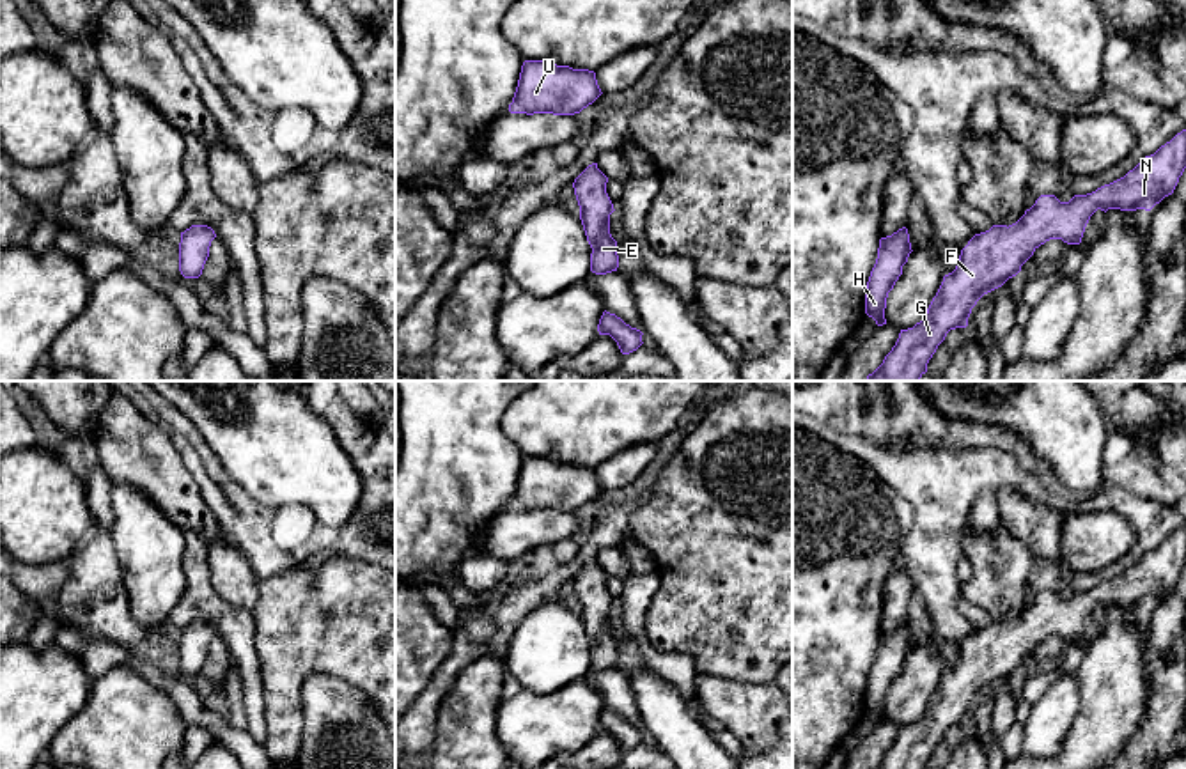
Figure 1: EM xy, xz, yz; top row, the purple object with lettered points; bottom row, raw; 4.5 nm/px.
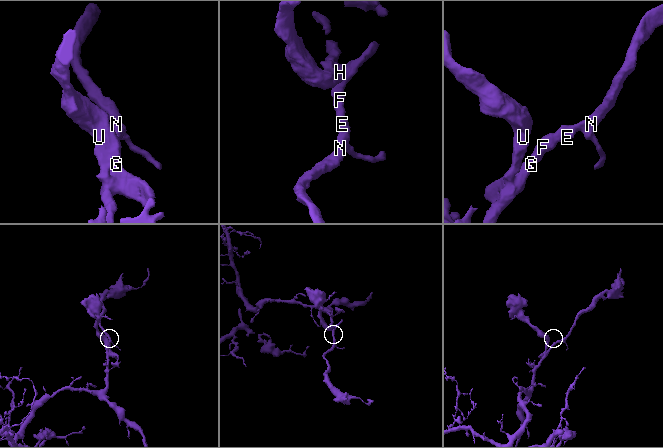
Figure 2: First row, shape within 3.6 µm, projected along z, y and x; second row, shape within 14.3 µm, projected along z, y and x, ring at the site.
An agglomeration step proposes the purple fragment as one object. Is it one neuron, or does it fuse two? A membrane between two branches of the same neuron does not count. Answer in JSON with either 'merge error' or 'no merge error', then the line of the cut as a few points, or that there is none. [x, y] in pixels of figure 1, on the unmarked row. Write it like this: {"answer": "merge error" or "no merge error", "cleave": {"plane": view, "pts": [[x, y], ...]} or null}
{"answer": "no merge error", "cleave": null}

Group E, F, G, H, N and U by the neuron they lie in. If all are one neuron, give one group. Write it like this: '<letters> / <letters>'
E F G H N U

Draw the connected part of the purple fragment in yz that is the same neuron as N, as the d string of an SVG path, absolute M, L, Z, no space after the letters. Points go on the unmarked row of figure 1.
M1186 526L1161 542L1154 551L1145 553L1124 574L1097 585L1087 592L1074 592L1069 599L1060 599L1055 592L1041 592L1035 601L1012 622L993 622L989 627L975 631L961 647L956 666L943 673L927 711L913 725L901 726L892 748L874 769L927 769L927 760L956 725L966 725L971 705L977 698L1002 684L1021 668L1021 663L1034 649L1049 636L1062 636L1067 641L1080 641L1090 613L1101 606L1151 608L1165 594L1172 592L1179 574L1186 565Z

